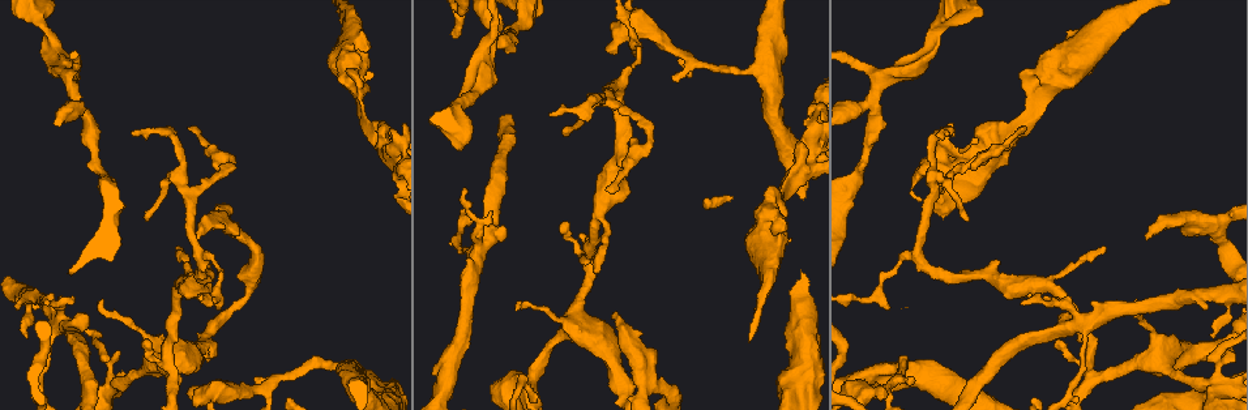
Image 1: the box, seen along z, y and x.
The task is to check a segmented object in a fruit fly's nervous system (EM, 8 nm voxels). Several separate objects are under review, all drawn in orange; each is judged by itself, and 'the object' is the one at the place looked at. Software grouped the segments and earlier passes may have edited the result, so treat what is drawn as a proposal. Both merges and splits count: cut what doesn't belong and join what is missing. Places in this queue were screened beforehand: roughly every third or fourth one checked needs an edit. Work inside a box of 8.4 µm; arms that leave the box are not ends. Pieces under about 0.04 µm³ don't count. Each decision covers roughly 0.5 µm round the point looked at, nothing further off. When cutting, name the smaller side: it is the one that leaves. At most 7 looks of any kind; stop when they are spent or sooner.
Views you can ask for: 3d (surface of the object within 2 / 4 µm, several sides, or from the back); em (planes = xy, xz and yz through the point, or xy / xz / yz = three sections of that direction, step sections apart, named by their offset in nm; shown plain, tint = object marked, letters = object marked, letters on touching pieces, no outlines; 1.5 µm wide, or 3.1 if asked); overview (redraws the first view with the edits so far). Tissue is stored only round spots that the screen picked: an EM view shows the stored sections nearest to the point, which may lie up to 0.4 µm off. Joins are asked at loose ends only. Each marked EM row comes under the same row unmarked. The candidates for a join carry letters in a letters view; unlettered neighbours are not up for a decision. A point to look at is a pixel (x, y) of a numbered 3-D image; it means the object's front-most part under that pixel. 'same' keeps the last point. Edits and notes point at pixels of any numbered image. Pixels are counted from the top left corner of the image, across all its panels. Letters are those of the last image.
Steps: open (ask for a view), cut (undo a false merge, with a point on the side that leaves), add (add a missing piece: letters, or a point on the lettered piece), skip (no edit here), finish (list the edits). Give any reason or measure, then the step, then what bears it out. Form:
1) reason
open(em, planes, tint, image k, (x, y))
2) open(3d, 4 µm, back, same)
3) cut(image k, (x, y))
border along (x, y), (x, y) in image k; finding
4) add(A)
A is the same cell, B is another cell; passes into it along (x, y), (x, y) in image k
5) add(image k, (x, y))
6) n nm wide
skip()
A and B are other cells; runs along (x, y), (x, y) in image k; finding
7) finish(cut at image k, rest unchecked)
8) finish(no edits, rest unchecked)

a fork
open(em, xy, step 8, tint, image 1, (501, 42))

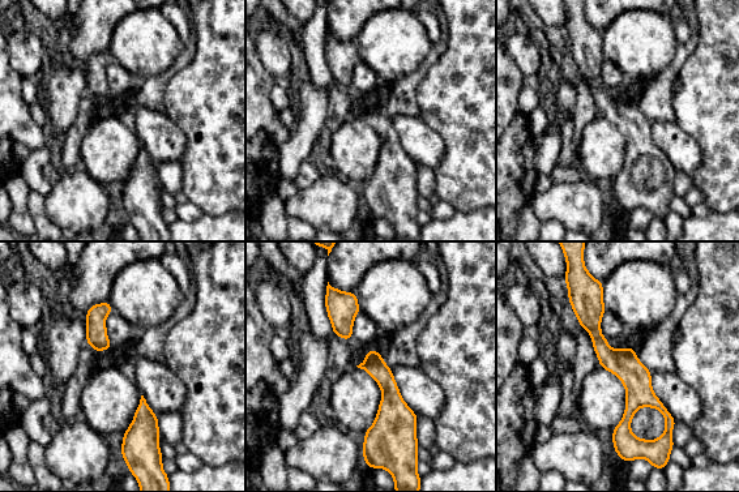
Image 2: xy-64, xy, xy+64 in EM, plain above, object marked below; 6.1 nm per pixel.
cut it another way
open(em, planes, letters, same)

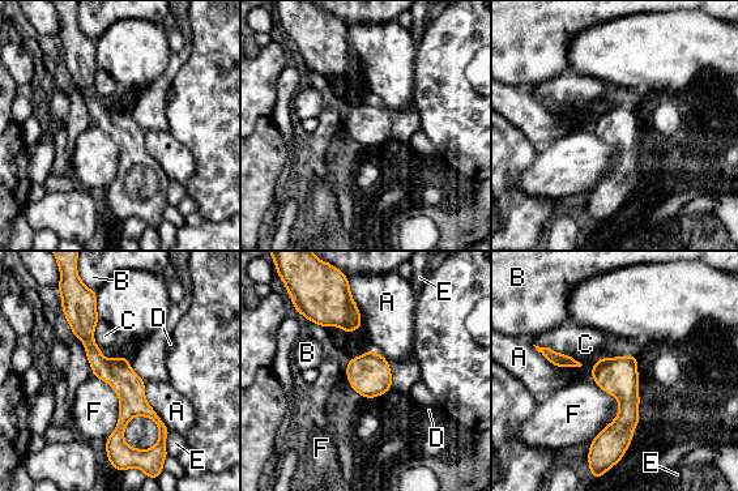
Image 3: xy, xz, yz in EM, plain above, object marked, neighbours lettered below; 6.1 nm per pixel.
F touches over 420 nm
skip()
A, B, C, D, E and F are other cells; border along (591, 374), (617, 415), (589, 442) in image 3; continuous, no second cell

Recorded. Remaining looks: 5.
branch stops here
open(em, planes, letters, image 1, (596, 270))

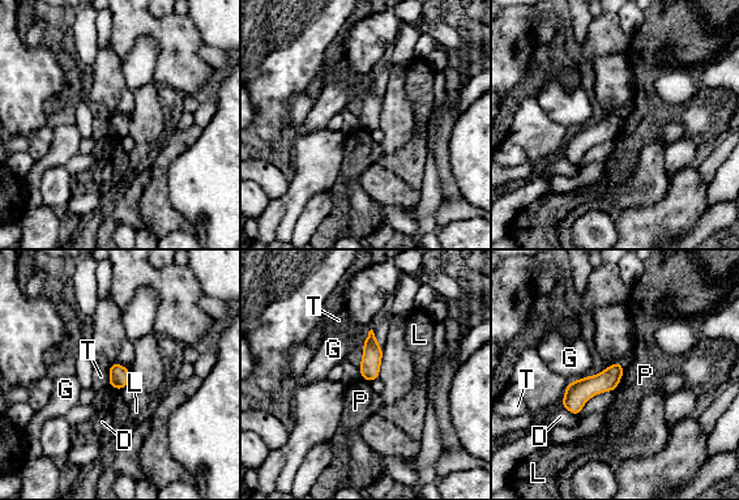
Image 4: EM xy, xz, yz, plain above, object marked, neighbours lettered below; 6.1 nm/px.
P touches over 160 nm
skip()
D, G, L, P and T are other cells; none of them fits

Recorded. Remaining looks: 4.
thick turns thin
open(3d, 2 µm, image 1, (634, 27))

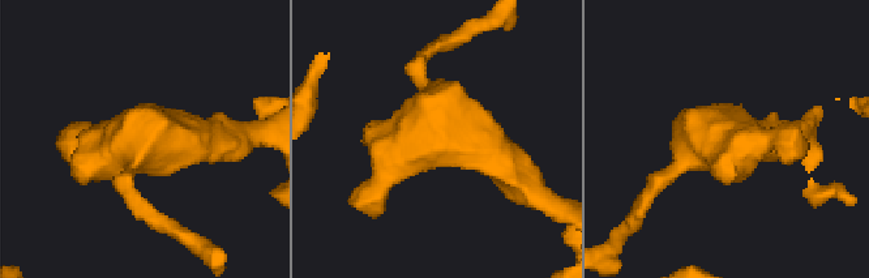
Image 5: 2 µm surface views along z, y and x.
open(em, yz, step 8, tint, image 5, (726, 144))

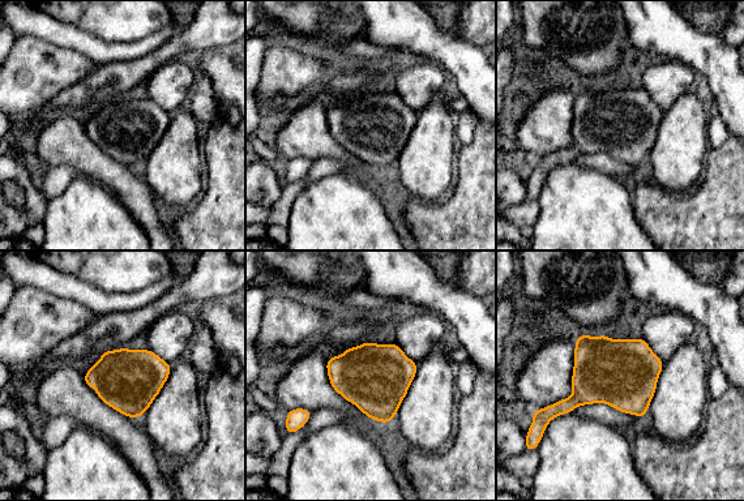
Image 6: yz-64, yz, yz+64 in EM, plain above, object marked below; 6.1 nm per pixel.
another direction
open(em, planes, letters, same)

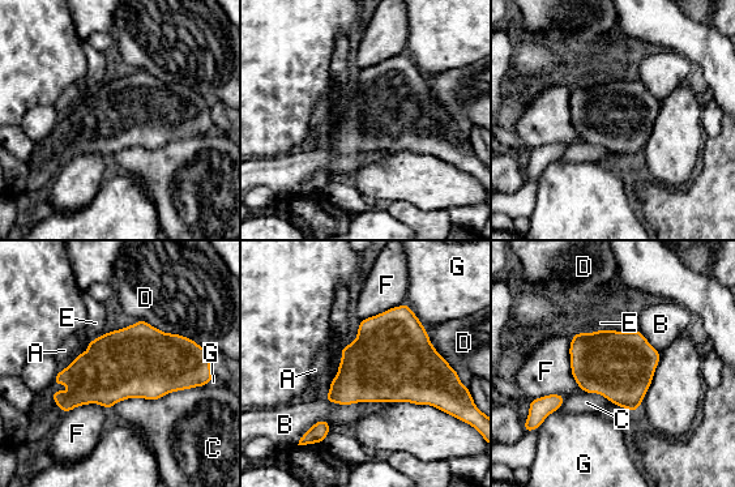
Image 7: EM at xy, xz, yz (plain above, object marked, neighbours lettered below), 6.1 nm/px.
C touches over 600 nm
skip()
A, B, C, D, E, F and G are other cells; border along (204, 385), (109, 409) in image 7; one cell here

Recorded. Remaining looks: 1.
finish(no edits, rest unchecked)

